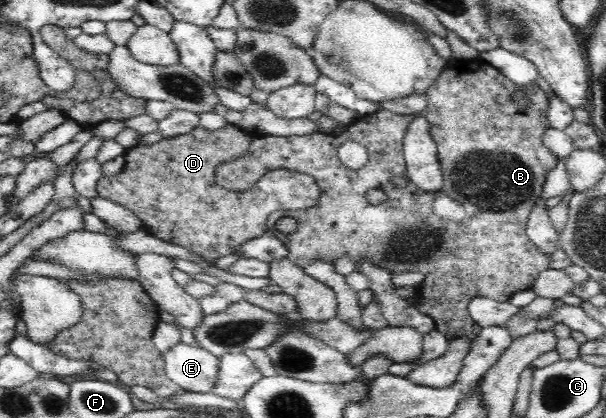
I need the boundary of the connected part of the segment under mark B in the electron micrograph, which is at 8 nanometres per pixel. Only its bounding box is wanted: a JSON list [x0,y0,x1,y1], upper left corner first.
[215,58,558,345]

